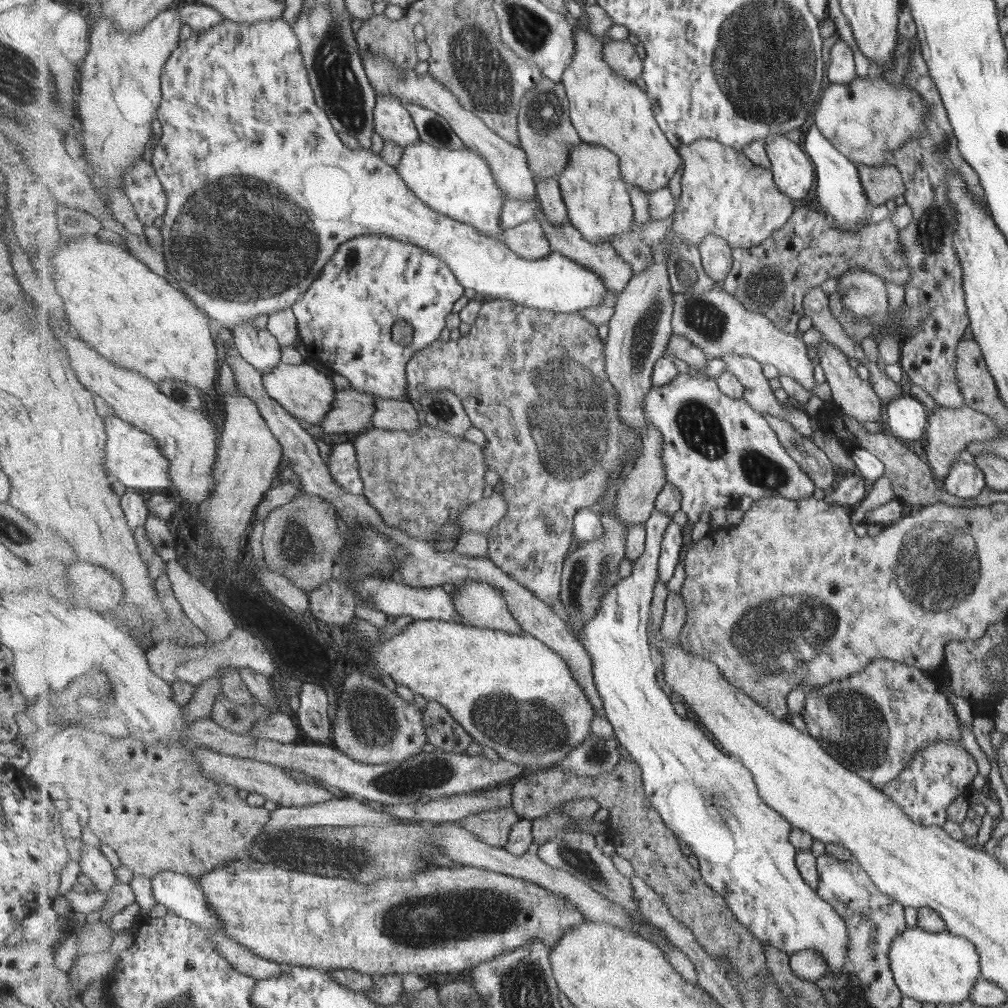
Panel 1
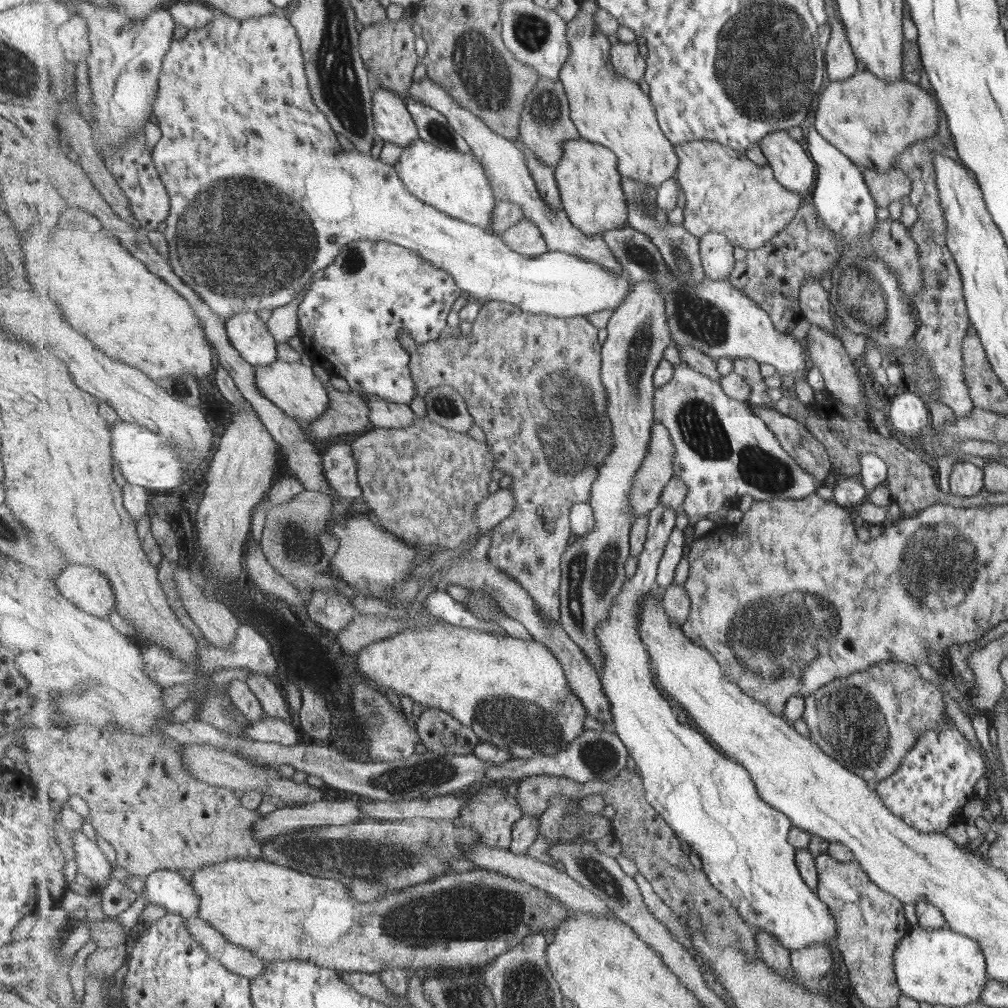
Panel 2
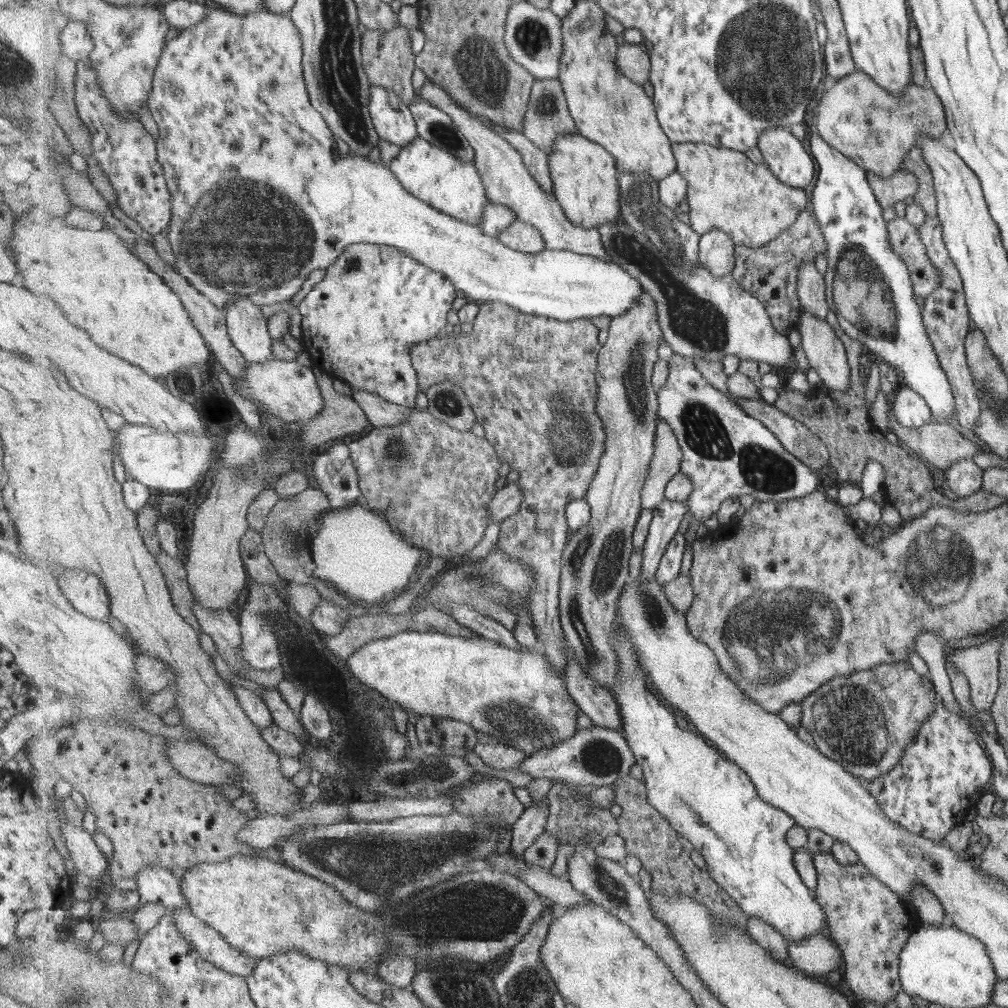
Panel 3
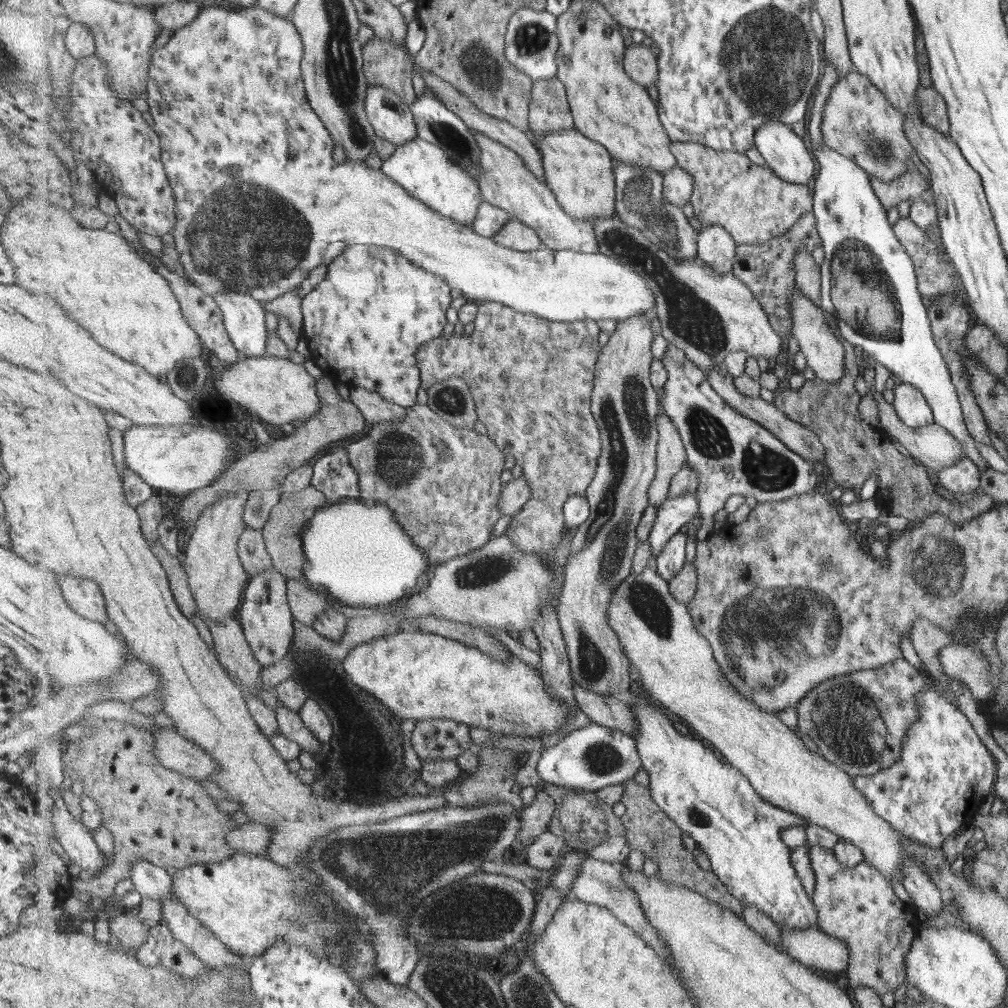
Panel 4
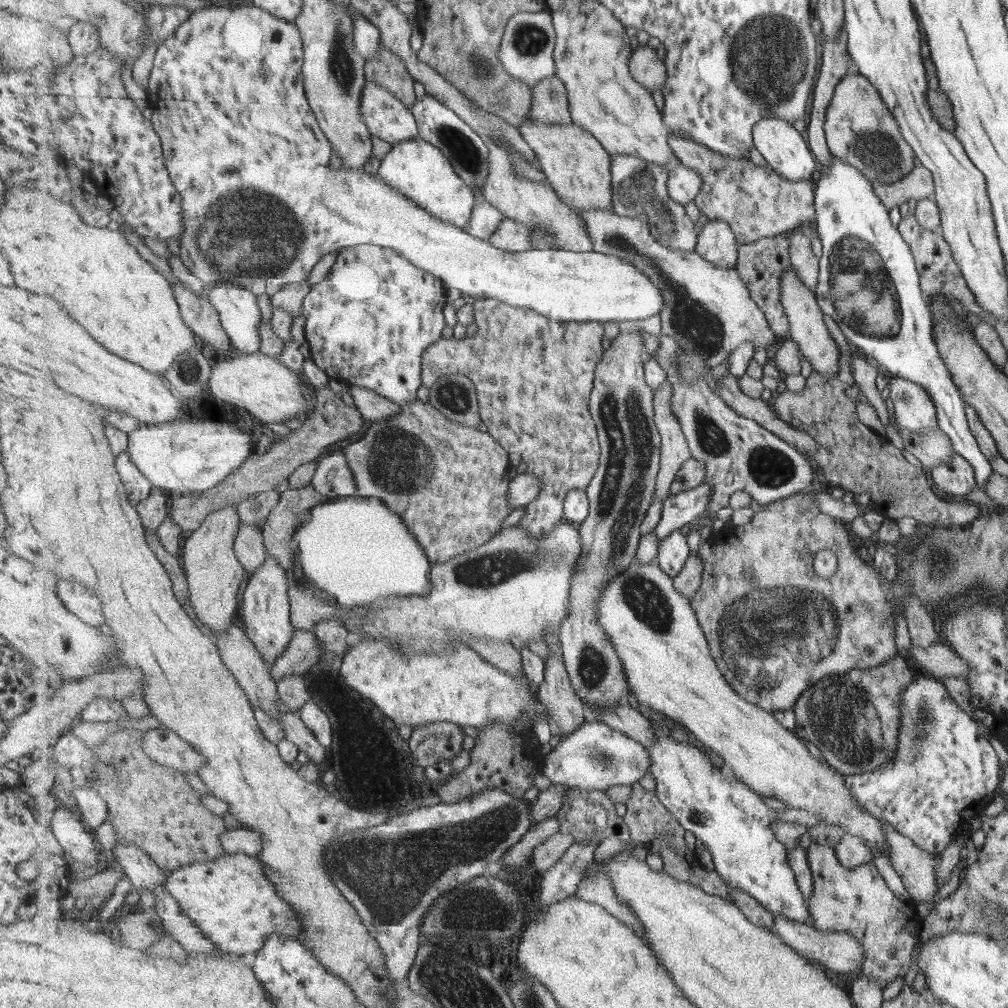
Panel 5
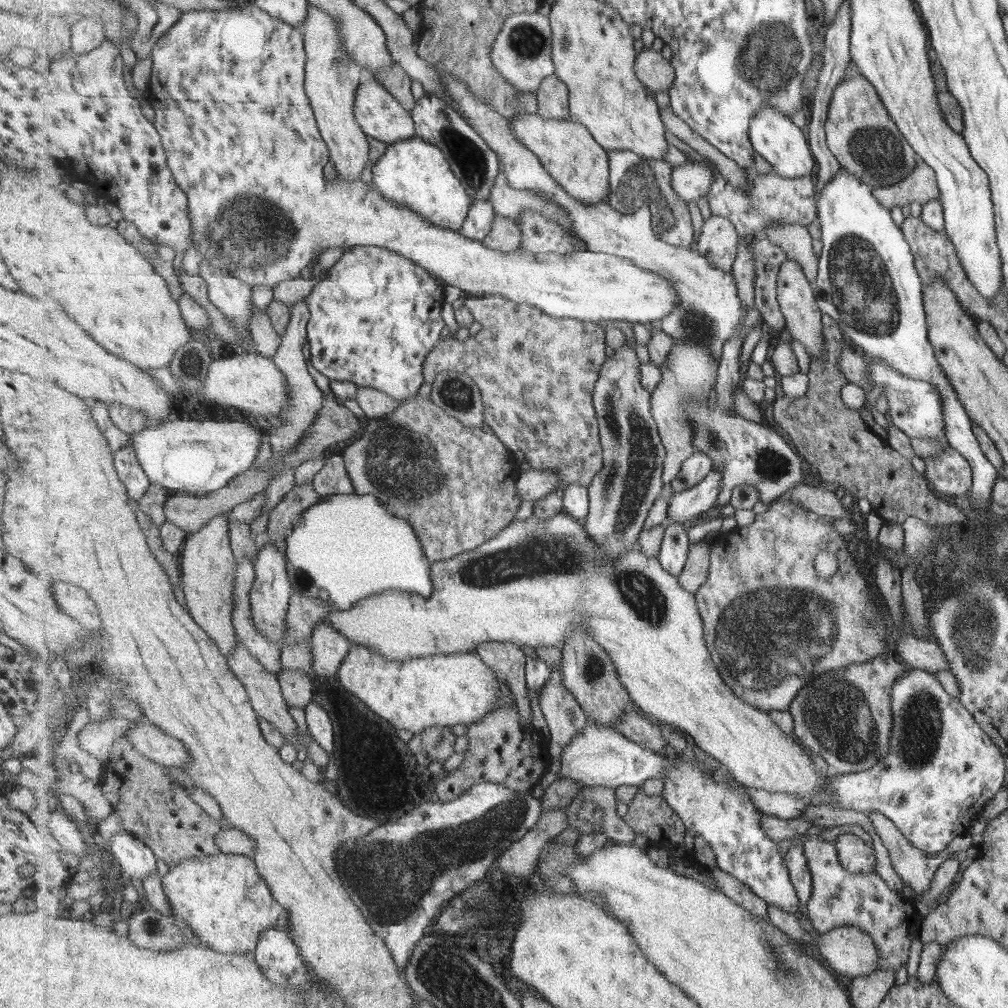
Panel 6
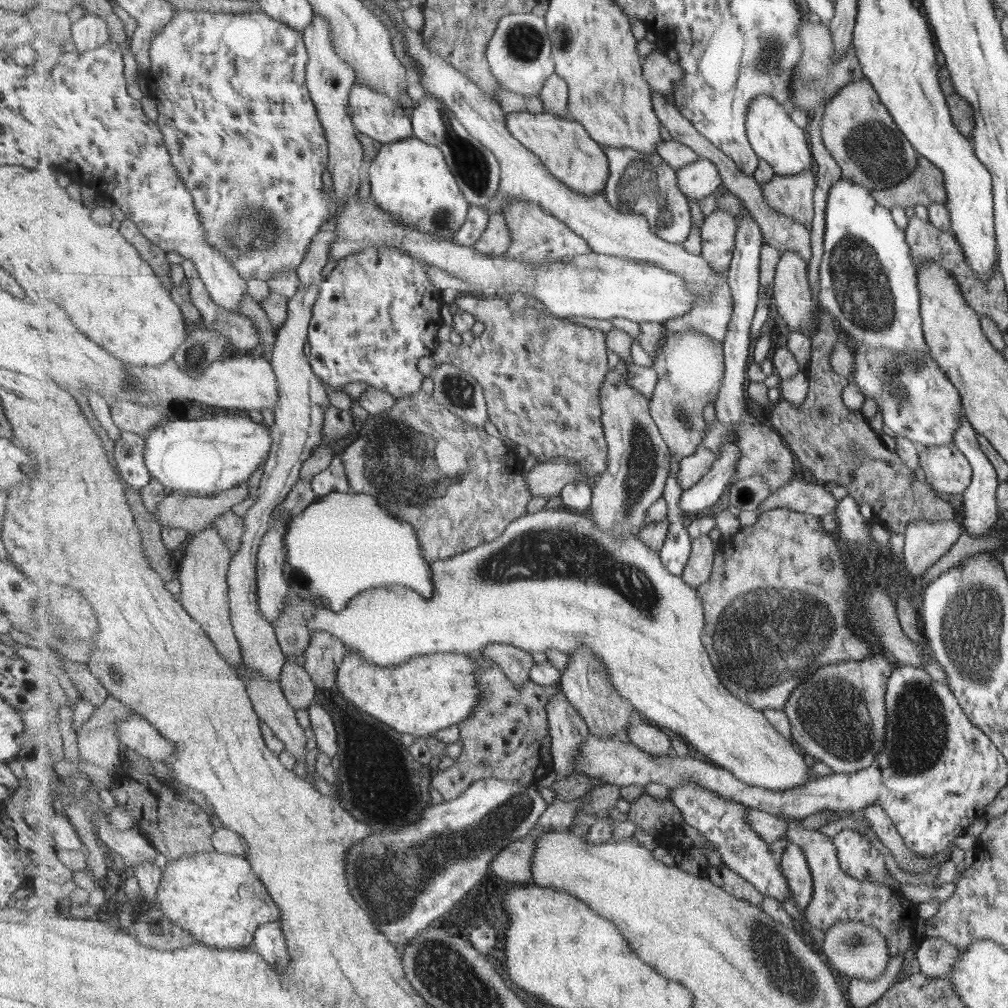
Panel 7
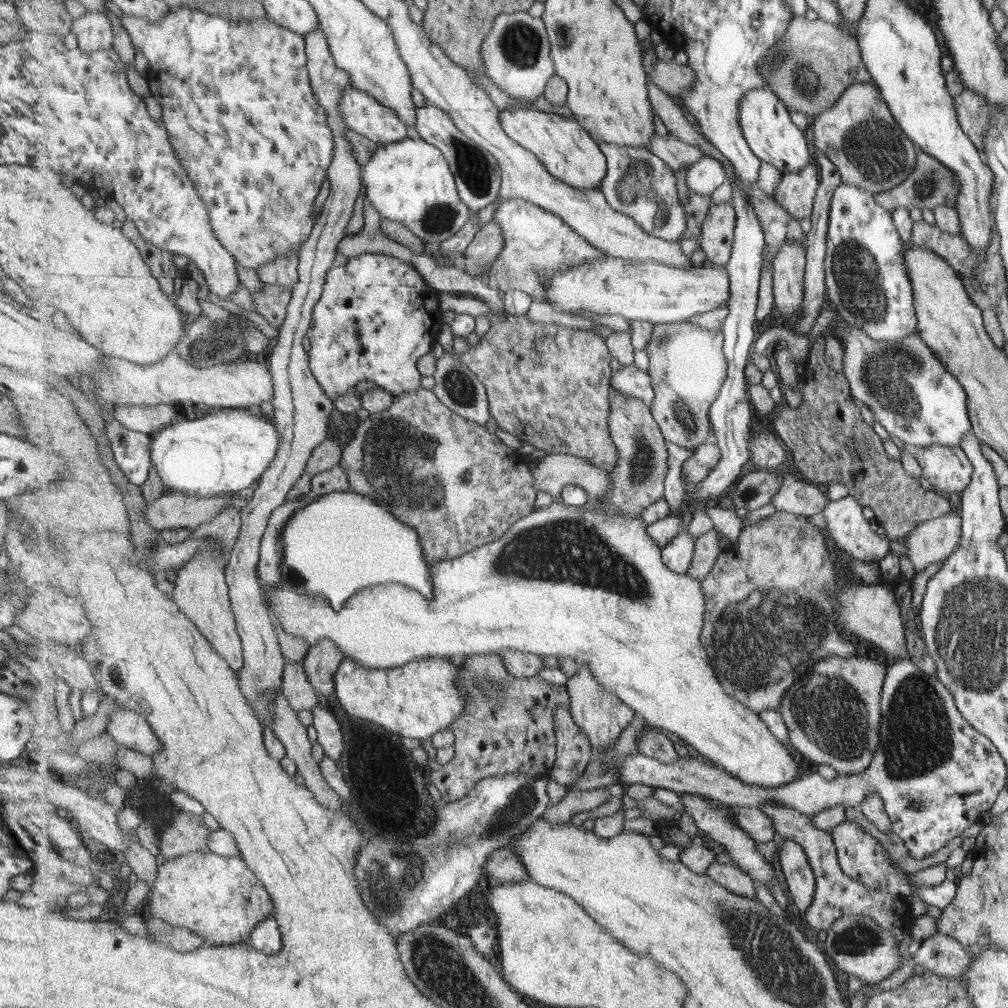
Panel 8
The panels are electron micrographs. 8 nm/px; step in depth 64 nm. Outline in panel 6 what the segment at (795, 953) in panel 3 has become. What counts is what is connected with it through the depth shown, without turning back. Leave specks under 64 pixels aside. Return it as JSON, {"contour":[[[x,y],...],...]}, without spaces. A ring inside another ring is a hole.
{"contour":[[[768,904],[769,919],[777,925],[779,930],[787,933],[787,936],[797,944],[797,946],[811,946],[817,949],[819,957],[824,962],[827,962],[829,967],[836,974],[847,975],[849,977],[859,977],[871,975],[876,972],[877,963],[879,963],[879,950],[877,944],[873,942],[873,938],[869,933],[853,928],[853,925],[843,926],[843,928],[835,928],[829,933],[819,933],[818,937],[813,937],[805,931],[797,916],[787,912],[784,908],[778,907],[776,904]]]}

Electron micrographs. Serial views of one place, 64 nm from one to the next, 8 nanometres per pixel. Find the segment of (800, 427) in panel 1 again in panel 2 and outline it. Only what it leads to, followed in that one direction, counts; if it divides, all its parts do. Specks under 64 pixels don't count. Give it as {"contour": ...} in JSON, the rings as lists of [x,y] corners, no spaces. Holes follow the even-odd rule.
{"contour":[[[735,358],[734,371],[744,376],[751,385],[752,393],[748,401],[751,406],[775,408],[775,402],[771,400],[769,394],[767,394],[767,389],[769,388],[767,388],[767,384],[765,384],[765,377],[763,377],[761,370],[759,370],[759,361],[753,358]]]}

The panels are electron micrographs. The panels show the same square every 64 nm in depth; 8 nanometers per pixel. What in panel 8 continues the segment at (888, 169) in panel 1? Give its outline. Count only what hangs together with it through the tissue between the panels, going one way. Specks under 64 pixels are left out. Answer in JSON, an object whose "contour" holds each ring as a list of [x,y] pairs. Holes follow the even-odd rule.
{"contour":[[[919,151],[918,162],[915,163],[914,170],[906,176],[906,179],[897,187],[893,187],[887,192],[879,192],[874,197],[890,214],[897,207],[933,210],[936,206],[953,207],[956,204],[956,198],[958,198],[958,188],[954,181],[954,174],[944,164],[935,160],[931,155]]]}

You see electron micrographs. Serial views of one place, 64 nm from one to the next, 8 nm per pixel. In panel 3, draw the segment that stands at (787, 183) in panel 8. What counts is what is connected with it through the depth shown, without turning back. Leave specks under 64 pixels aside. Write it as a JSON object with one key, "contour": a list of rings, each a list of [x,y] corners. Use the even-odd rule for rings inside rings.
{"contour":[[[705,142],[674,143],[673,147],[678,160],[677,170],[688,182],[689,224],[700,235],[719,229],[731,236],[737,248],[760,248],[789,230],[801,210],[811,203],[804,189],[785,184],[775,176],[768,164],[752,161],[746,152],[711,146]]]}

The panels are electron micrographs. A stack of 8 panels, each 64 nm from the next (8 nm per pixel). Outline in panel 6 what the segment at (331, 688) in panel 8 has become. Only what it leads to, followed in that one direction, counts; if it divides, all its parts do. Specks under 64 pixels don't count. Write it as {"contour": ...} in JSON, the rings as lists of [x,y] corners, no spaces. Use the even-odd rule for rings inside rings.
{"contour":[[[325,622],[319,623],[310,639],[312,669],[318,676],[331,678],[338,673],[353,642]]]}

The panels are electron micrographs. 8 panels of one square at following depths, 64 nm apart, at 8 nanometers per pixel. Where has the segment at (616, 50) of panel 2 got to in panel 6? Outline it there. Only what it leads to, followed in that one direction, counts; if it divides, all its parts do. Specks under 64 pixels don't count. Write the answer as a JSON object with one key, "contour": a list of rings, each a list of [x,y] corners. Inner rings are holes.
{"contour":[[[643,48],[638,54],[636,71],[647,88],[655,93],[668,91],[676,79],[676,70],[671,60],[663,59],[663,54],[652,48]]]}

